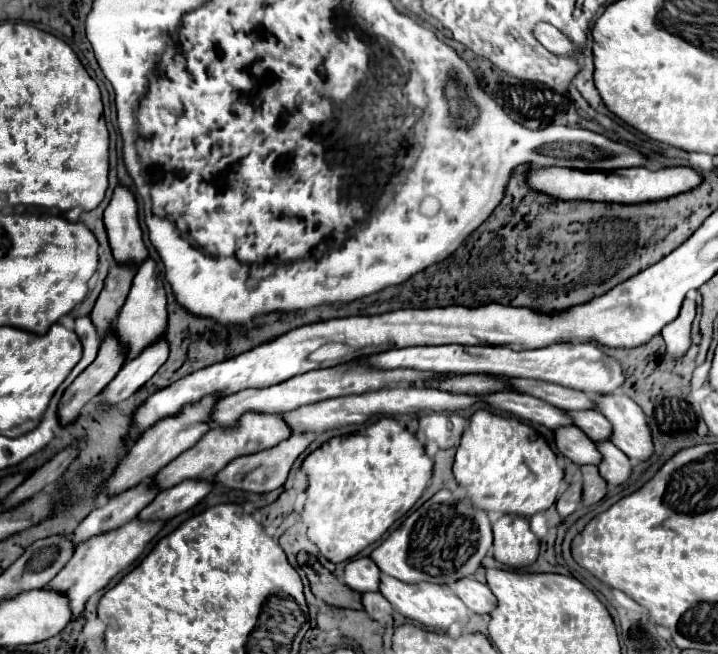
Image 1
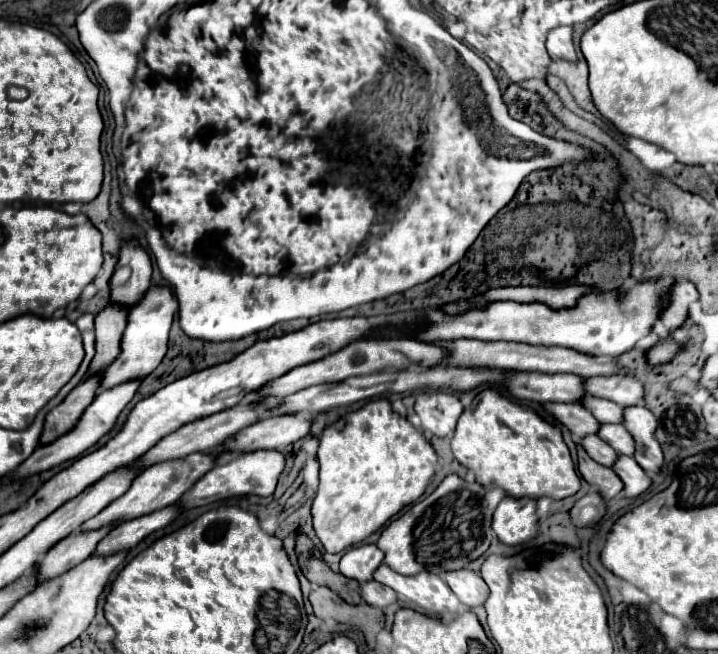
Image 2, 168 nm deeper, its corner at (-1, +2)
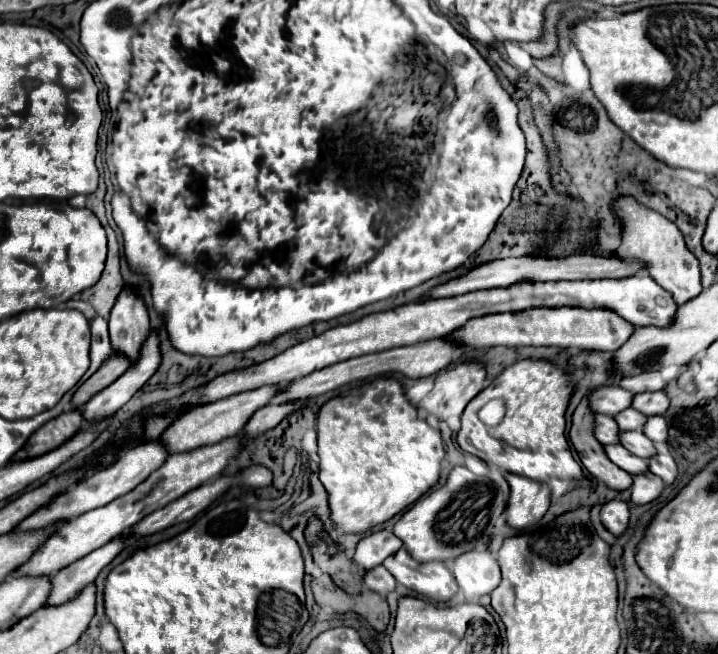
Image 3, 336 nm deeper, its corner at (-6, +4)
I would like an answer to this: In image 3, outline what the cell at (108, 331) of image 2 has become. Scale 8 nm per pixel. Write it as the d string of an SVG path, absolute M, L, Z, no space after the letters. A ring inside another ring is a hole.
M111 356L89 380L85 380L79 386L79 390L73 394L71 406L73 408L85 406L91 400L91 396L95 396L97 392L101 392L109 384L113 384L125 370L127 370L127 360L119 360L117 356Z

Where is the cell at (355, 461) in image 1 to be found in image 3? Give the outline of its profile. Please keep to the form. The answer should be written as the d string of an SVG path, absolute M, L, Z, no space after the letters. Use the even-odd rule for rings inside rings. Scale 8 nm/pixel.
M381 376L371 384L363 384L327 400L317 418L317 446L319 480L329 492L331 518L345 532L363 532L393 518L419 500L437 484L441 458L445 456L441 432L417 416L417 408L407 400L401 382L389 376Z

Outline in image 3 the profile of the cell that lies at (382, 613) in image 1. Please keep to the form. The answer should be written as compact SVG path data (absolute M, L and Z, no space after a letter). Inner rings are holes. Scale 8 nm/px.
M377 566L377 568L369 570L369 572L365 574L365 584L367 584L371 590L379 592L379 594L389 594L389 592L395 590L395 586L397 586L393 574L391 574L387 568L383 568L383 566Z

